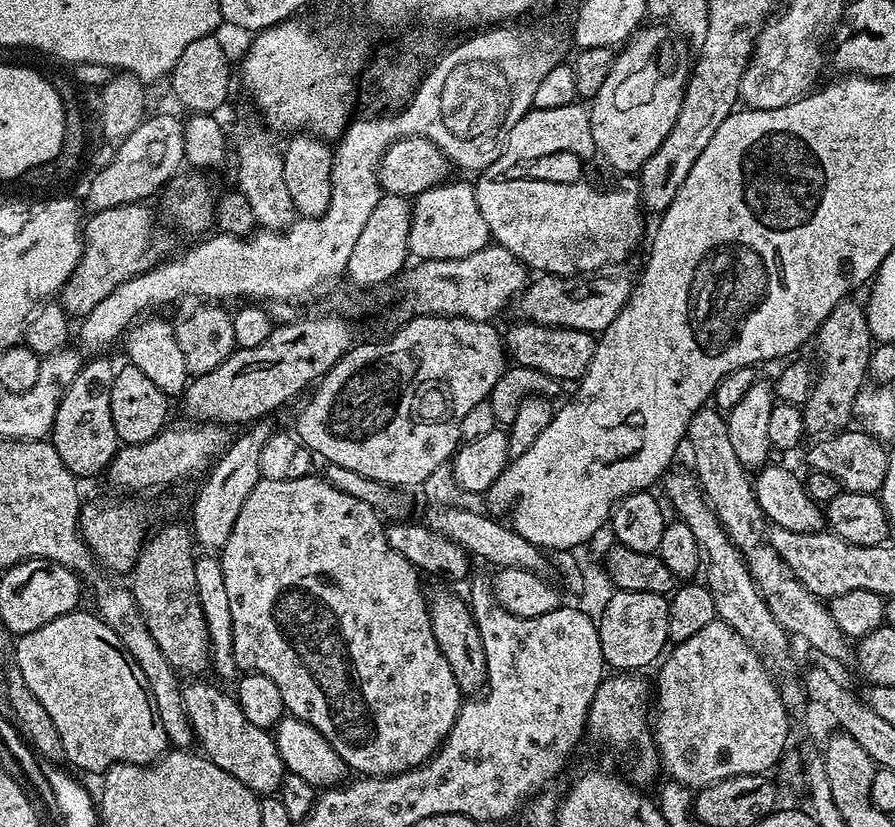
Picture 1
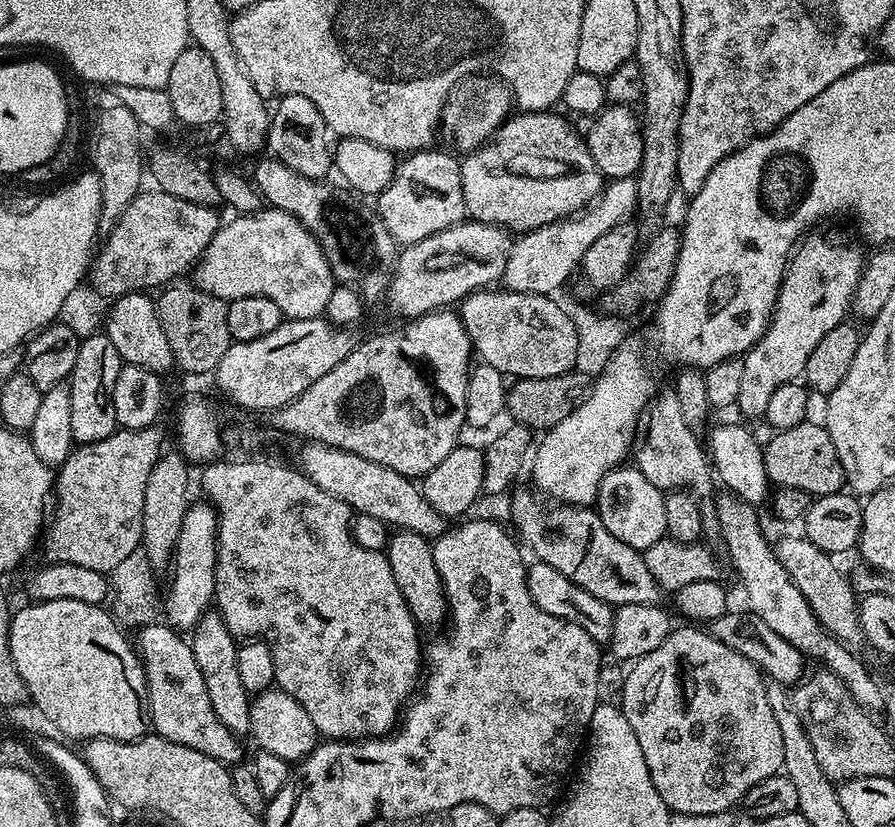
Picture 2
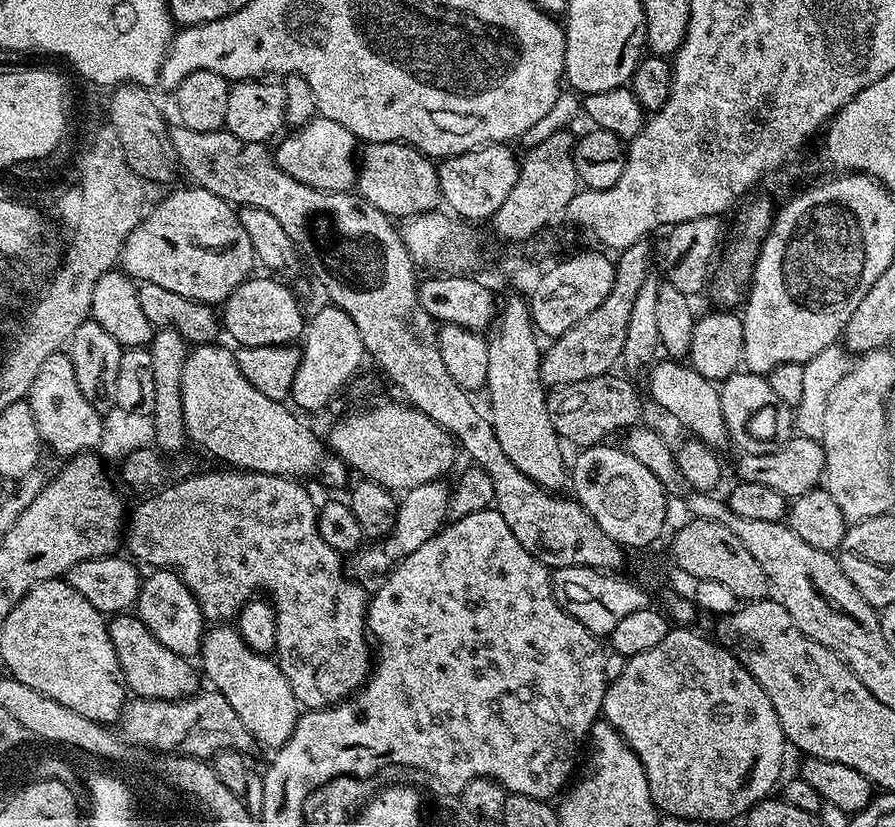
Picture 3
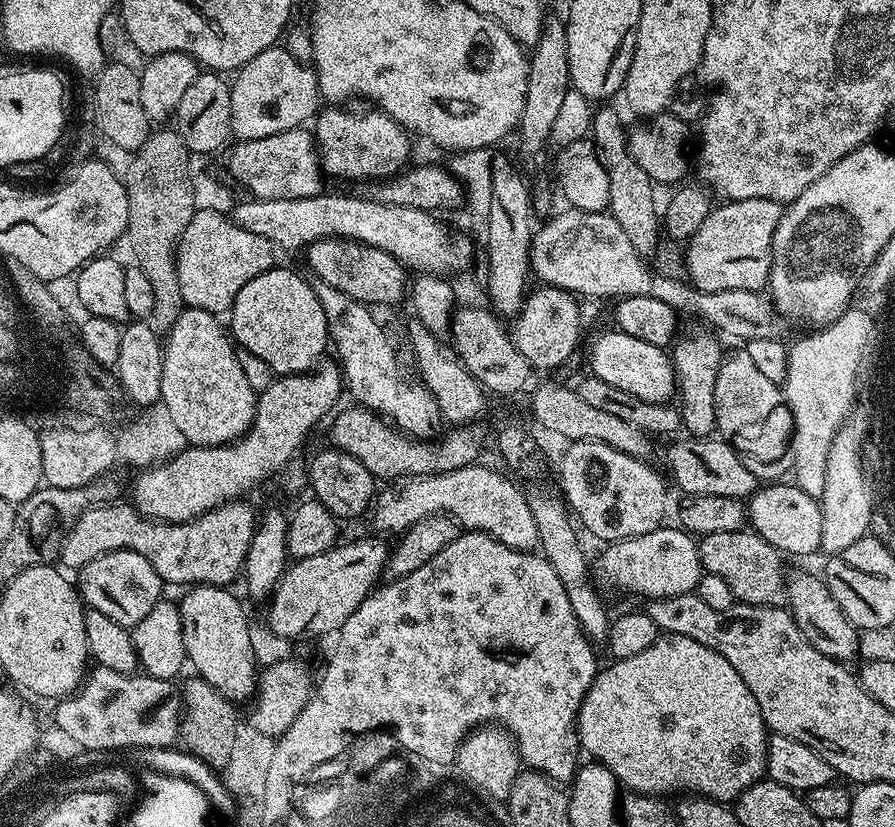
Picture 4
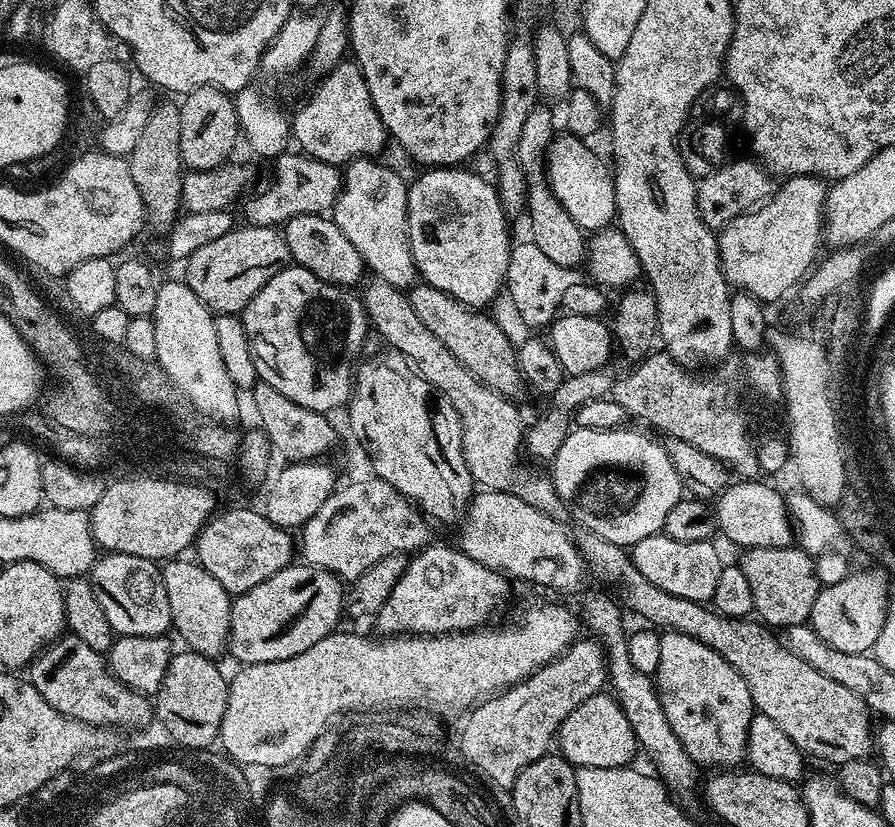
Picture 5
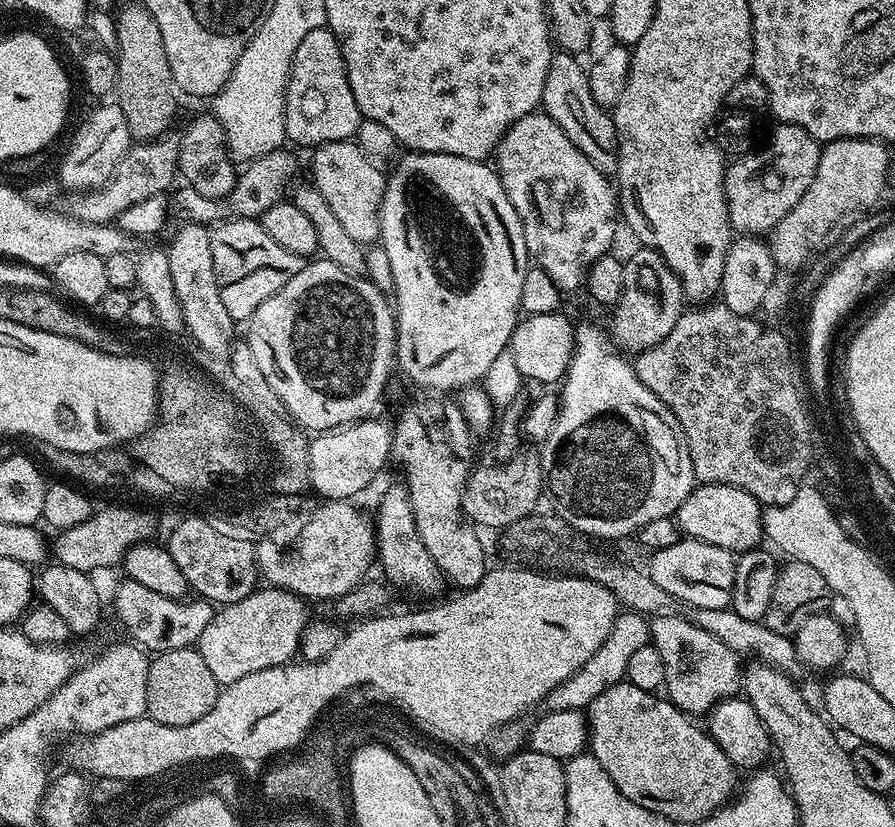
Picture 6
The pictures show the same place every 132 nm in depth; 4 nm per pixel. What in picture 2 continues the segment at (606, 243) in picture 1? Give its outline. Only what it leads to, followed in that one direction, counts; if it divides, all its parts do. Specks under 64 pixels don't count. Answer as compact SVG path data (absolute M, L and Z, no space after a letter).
M490 142L480 145L473 152L467 153L460 160L460 177L462 178L462 198L465 213L471 219L477 220L480 224L499 224L505 230L511 230L516 234L533 232L556 220L563 220L566 216L574 216L577 212L583 212L588 205L604 191L606 178L597 169L594 172L581 171L576 168L565 171L565 176L548 176L545 180L535 180L532 176L519 176L516 172L496 169L492 165Z

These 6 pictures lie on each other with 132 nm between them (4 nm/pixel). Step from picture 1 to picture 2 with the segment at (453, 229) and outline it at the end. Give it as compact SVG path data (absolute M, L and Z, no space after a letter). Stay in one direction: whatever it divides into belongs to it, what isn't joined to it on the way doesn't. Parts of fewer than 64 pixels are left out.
M436 151L405 155L396 165L396 176L390 186L375 197L375 211L397 245L422 242L422 238L430 238L430 234L438 234L438 230L446 230L465 219L460 160L451 151Z

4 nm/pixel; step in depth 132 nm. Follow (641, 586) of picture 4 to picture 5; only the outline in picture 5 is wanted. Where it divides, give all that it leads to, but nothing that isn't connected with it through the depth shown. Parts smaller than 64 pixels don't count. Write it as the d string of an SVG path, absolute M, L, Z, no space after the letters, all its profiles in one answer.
M657 534L631 545L630 555L633 566L642 574L642 578L654 582L654 586L675 596L708 602L714 594L714 586L718 586L718 574L722 567L720 552L714 545L712 540L674 542L674 538Z

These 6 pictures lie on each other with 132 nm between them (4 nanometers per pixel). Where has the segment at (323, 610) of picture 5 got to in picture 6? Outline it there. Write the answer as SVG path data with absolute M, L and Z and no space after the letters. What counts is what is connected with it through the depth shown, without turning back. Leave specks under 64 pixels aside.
M261 588L237 604L223 605L213 615L210 626L202 630L198 641L202 659L221 686L238 682L251 672L281 667L297 655L306 623L305 601L285 588Z

